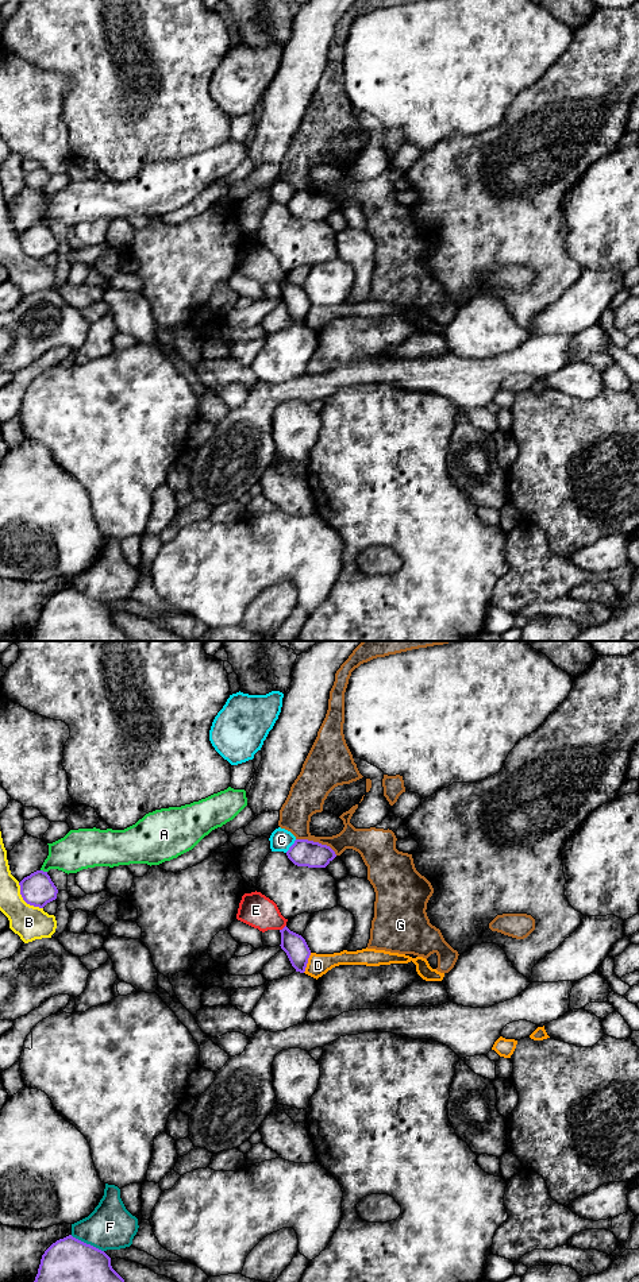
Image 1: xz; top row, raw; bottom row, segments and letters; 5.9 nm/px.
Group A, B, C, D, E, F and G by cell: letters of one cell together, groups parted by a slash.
A / B / C / D / E / F / G

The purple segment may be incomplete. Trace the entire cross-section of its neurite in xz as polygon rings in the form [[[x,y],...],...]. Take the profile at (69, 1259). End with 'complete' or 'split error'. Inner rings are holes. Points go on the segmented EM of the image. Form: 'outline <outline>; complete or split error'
outline [[[72,1235],[53,1243],[42,1255],[34,1282],[124,1282],[101,1250]]]; complete

